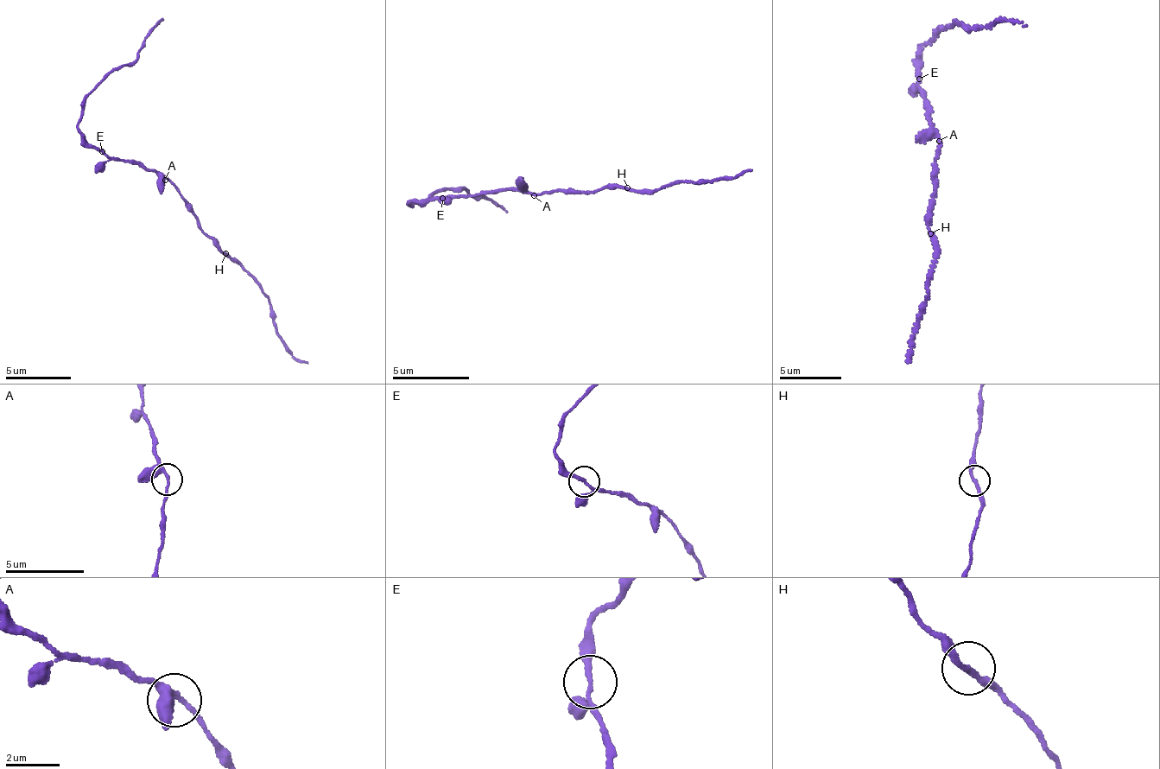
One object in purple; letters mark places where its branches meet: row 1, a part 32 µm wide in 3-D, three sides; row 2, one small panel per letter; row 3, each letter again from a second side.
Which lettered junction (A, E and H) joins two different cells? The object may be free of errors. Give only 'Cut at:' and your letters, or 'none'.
Cut at: none

